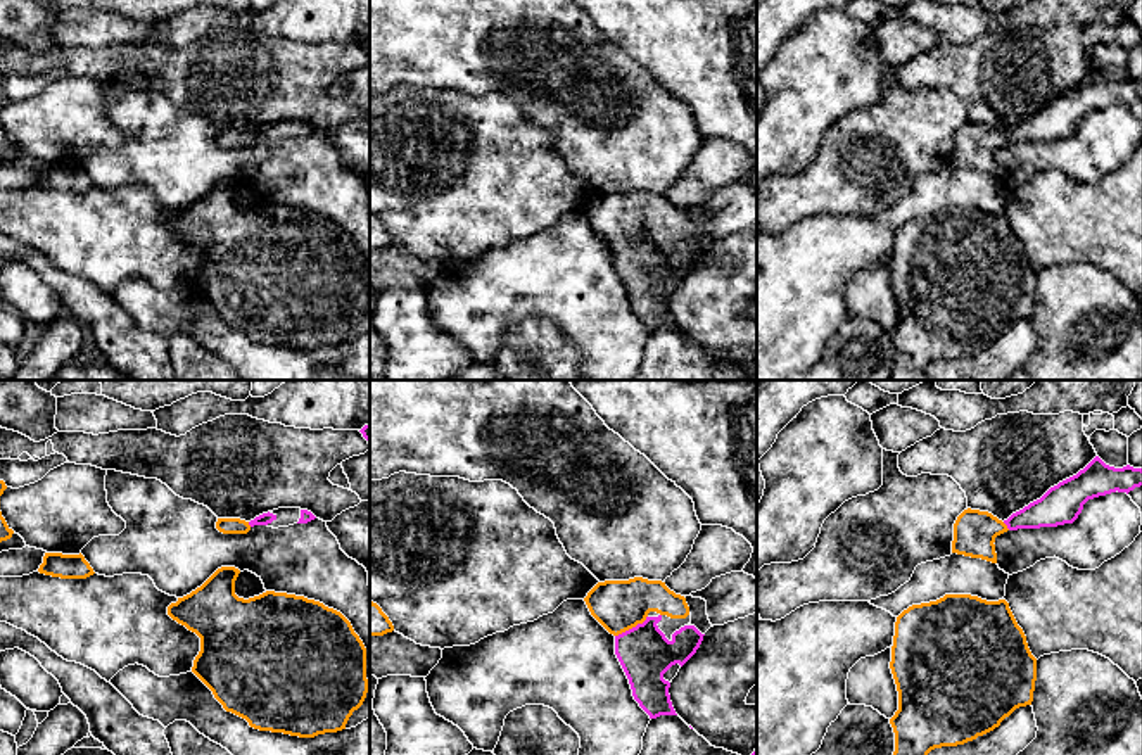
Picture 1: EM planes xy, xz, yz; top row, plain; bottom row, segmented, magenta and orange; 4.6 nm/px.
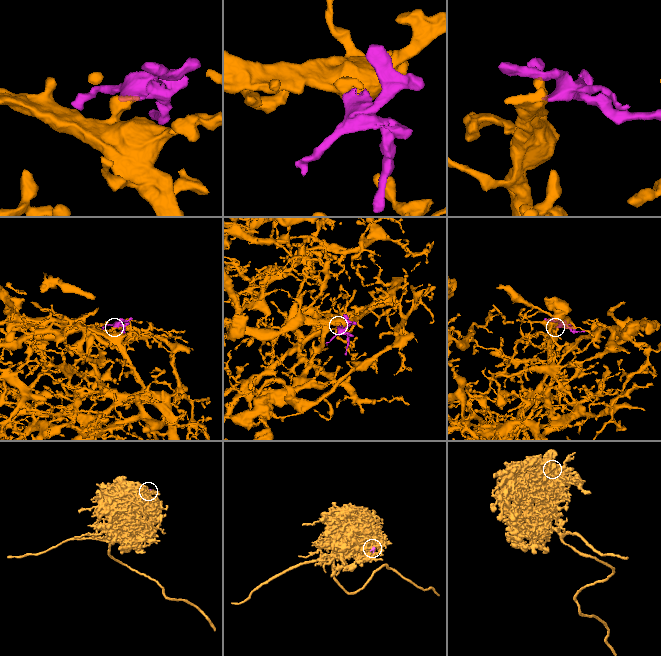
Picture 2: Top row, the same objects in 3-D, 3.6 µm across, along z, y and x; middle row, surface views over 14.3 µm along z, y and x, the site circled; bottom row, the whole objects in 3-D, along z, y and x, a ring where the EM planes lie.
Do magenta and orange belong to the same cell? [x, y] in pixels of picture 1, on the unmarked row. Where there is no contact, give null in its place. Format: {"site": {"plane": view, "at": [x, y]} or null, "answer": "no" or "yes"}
{"site": {"plane": "xz", "at": [633, 241]}, "answer": "yes"}

